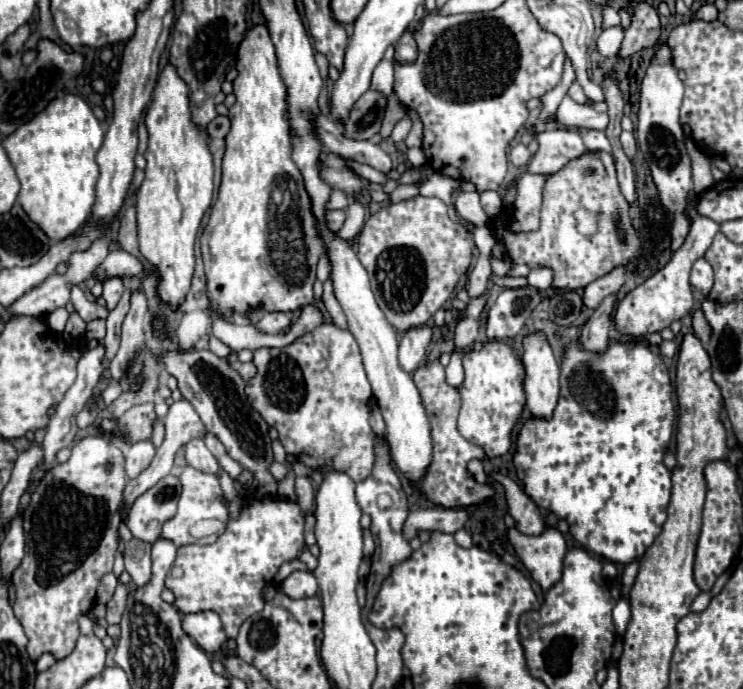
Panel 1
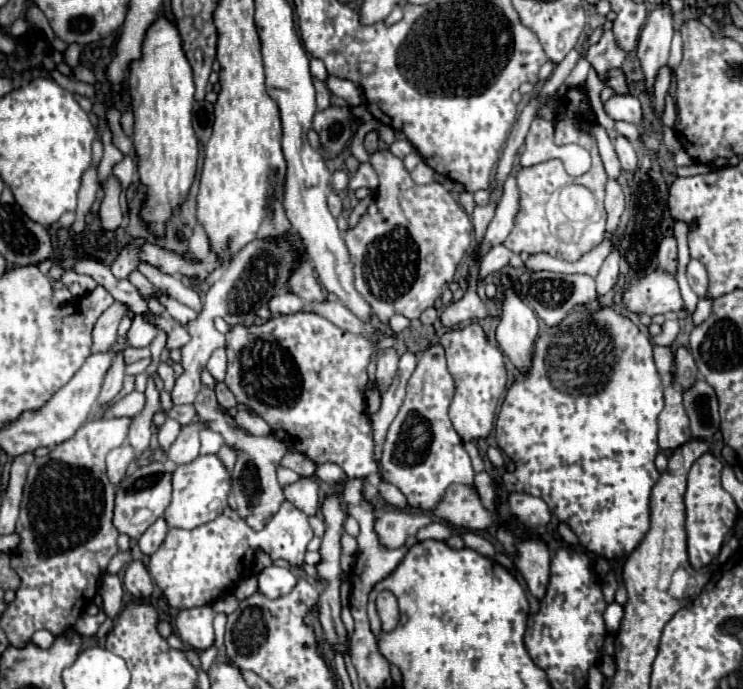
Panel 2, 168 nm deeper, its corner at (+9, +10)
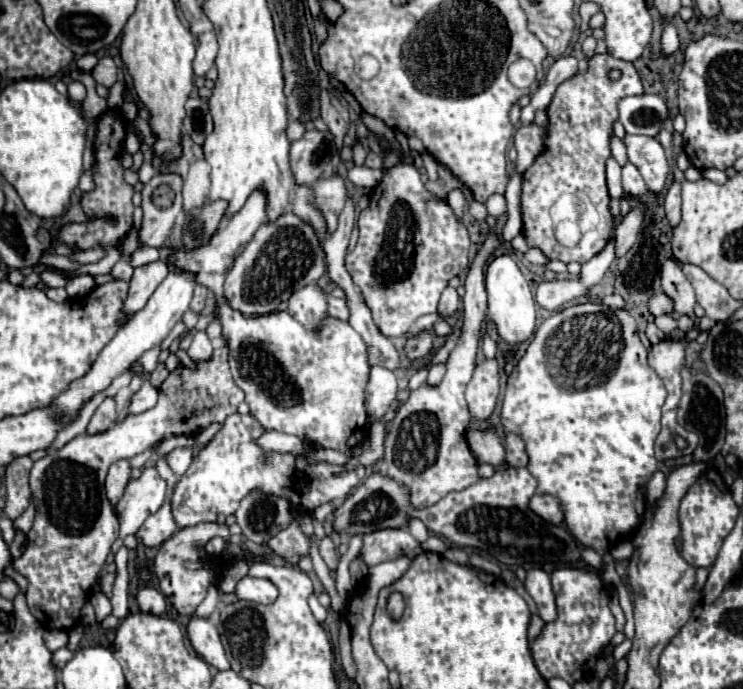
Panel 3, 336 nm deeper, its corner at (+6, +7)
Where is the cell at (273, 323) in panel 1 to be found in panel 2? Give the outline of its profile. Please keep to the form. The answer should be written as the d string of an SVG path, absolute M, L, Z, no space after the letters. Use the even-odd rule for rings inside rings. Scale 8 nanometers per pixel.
M281 293L281 295L275 295L271 301L269 301L269 311L273 315L289 315L289 313L297 313L301 311L303 307L303 301L293 295L293 293Z

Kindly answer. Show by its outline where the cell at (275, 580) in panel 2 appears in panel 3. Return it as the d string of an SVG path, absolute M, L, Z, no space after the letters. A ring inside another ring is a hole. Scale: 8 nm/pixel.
M244 576L236 584L234 594L236 594L238 600L248 600L248 602L258 602L258 604L272 604L278 596L278 590L270 580Z

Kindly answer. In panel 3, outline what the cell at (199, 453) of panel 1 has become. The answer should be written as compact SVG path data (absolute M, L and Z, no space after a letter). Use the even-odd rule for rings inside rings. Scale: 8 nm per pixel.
M174 448L166 456L166 462L168 462L168 466L172 468L172 472L176 476L182 476L188 470L190 462L192 462L192 448Z

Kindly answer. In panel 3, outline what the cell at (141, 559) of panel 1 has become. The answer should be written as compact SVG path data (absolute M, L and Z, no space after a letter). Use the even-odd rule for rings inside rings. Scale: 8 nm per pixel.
M142 584L138 590L138 606L142 612L158 616L158 614L166 612L166 598L158 590L154 590L152 586Z

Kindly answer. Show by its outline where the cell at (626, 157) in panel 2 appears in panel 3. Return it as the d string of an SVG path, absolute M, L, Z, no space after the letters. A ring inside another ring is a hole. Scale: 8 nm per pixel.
M630 162L622 168L622 188L624 188L624 192L628 196L634 196L634 198L640 198L640 196L644 196L648 192L638 168L634 164L630 164Z

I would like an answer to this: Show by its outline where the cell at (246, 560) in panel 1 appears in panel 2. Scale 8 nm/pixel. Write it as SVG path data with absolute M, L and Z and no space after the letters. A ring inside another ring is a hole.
M289 501L281 505L279 513L261 531L251 529L245 521L231 521L219 515L215 521L191 531L169 529L161 547L151 555L149 575L175 609L211 605L219 595L225 595L241 583L243 569L251 569L257 551L269 553L271 559L287 559L293 565L301 565L311 537L313 529L307 523L307 515Z

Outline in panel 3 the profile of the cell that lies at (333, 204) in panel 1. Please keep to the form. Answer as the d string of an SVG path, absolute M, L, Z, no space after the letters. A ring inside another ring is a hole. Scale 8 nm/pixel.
M354 166L348 170L348 180L360 188L374 188L382 178L382 170L372 170L366 166Z

